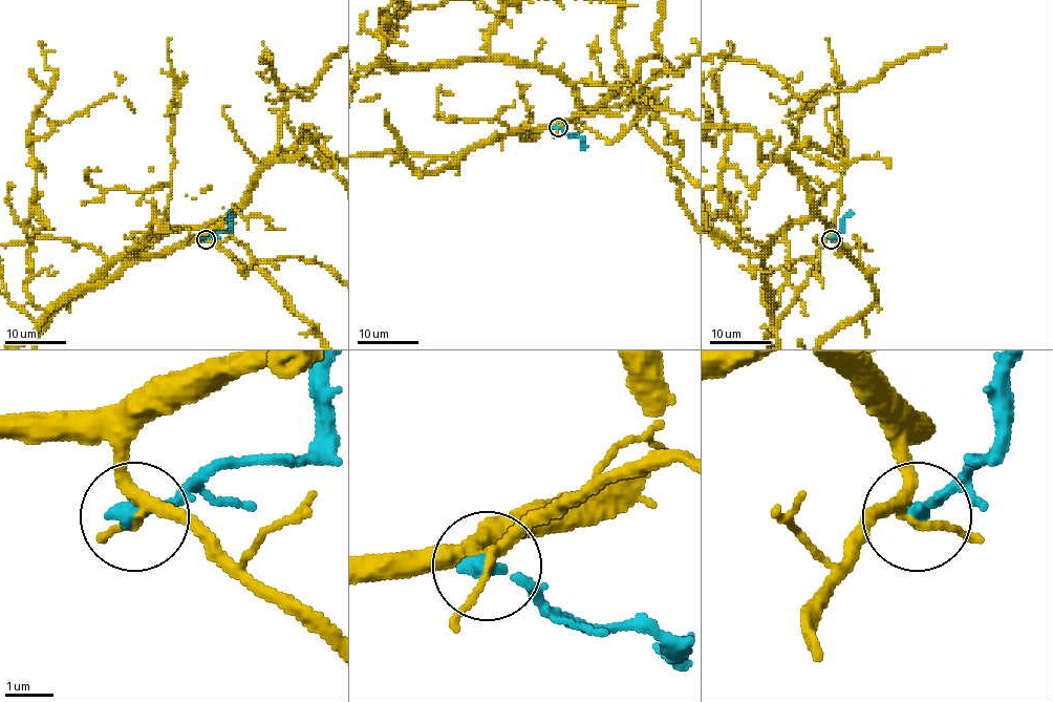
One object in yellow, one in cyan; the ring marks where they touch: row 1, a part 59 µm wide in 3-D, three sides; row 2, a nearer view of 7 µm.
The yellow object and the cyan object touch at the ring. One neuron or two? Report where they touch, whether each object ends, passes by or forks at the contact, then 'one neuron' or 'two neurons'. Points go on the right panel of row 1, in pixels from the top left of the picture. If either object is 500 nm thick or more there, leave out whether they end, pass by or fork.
(831, 239) | yellow forks | cyan ends | two neurons

